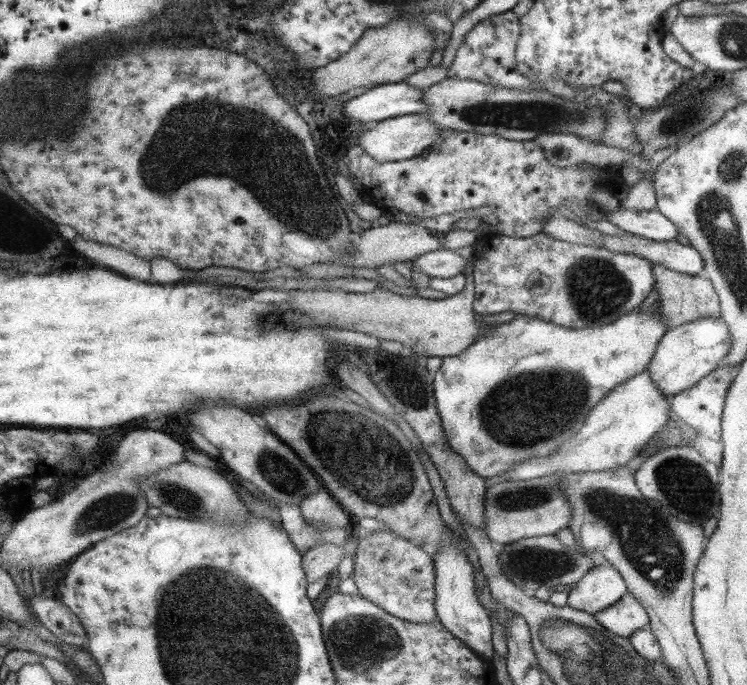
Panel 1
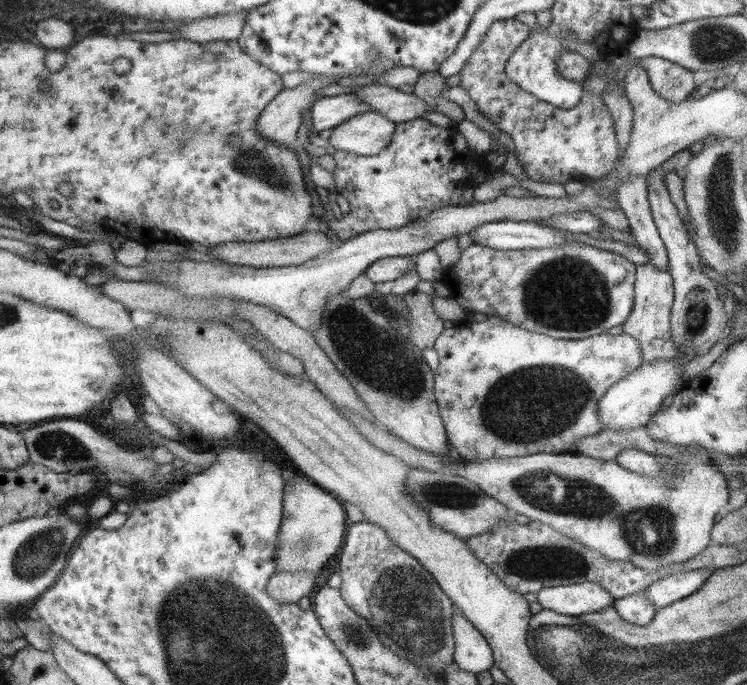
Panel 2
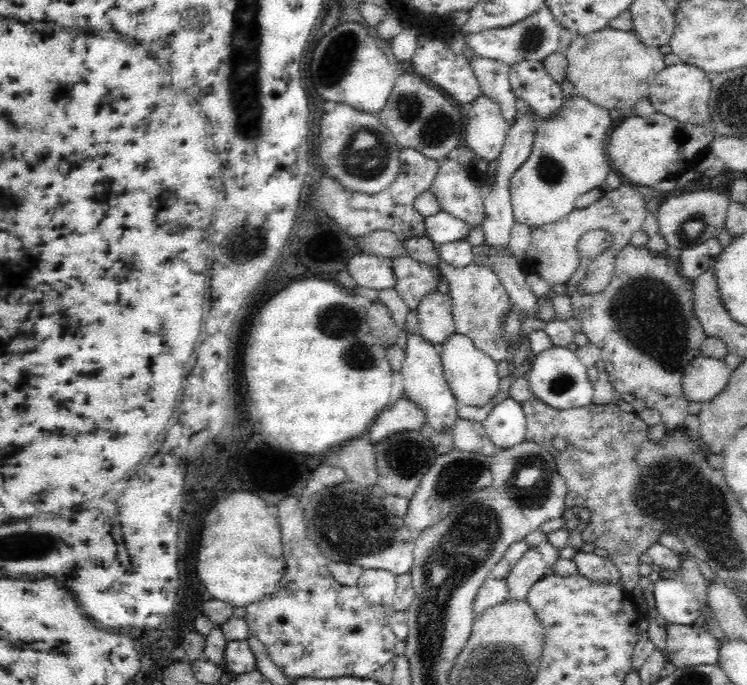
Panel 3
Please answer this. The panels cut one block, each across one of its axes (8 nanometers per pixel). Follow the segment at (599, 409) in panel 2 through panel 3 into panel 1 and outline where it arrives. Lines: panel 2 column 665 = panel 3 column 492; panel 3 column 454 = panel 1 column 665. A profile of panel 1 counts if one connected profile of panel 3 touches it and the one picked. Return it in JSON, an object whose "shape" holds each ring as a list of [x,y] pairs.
{"shape":[[[703,318],[669,329],[657,343],[657,348],[646,366],[650,379],[668,399],[692,388],[708,372],[718,368],[731,347],[728,326],[721,318]]]}

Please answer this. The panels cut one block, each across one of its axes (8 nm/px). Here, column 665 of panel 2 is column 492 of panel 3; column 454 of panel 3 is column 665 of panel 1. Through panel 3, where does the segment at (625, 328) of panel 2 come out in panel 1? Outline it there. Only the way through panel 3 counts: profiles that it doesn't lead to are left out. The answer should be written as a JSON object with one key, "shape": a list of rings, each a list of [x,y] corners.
{"shape":[[[654,264],[651,267],[653,275],[653,288],[658,294],[658,318],[665,323],[667,329],[673,329],[677,325],[697,321],[703,318],[720,318],[718,305],[718,294],[712,287],[712,282],[702,274],[690,275],[675,272],[665,268],[661,264]]]}

